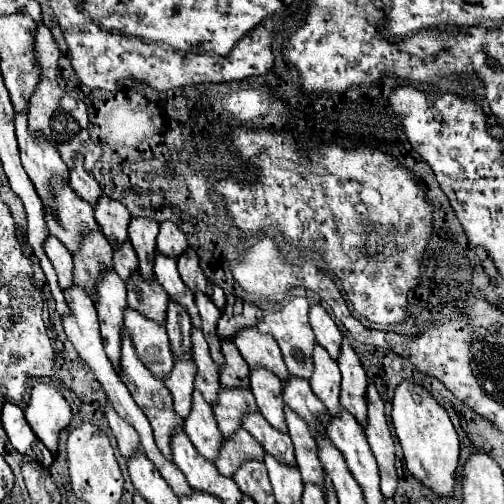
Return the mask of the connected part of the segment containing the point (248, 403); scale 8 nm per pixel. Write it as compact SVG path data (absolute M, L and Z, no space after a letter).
M224 387L218 393L218 401L216 405L212 405L216 423L222 431L224 437L230 437L242 423L242 415L248 411L254 411L256 403L254 403L254 395L250 389L246 387Z

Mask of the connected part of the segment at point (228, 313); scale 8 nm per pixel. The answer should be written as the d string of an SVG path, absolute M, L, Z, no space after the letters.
M228 295L226 297L226 307L218 319L218 337L220 339L230 339L240 327L250 327L250 325L256 325L262 315L260 313L250 313L250 309L242 309L242 313L236 313L236 297Z

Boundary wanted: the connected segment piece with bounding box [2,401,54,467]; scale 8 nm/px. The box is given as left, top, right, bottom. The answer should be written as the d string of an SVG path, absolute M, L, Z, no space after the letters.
M8 401L4 403L2 427L18 453L26 455L32 461L42 463L44 467L48 467L54 461L54 455L48 451L48 447L38 443L38 437L34 435L34 431L30 431L30 425L26 423L22 409L16 407L14 403L8 403Z

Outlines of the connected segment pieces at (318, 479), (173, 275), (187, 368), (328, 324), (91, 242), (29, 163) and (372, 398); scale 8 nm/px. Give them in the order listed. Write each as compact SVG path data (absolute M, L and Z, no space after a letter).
M284 407L284 417L286 417L288 433L294 443L296 465L302 473L302 479L308 483L316 483L324 489L324 469L318 461L316 441L310 433L308 423L304 423L304 419L300 419L300 415L296 415L296 411L292 411L290 407Z
M156 251L156 259L154 259L154 275L156 279L162 283L162 287L168 291L170 299L178 301L180 305L186 307L186 311L192 317L192 325L200 327L200 315L196 311L196 303L194 303L194 295L192 291L188 291L188 287L184 287L184 281L178 275L176 269L176 259L168 257L168 255L160 255Z
M188 355L174 357L174 367L166 375L164 385L170 389L174 397L174 411L186 419L192 405L192 391L194 391L194 375L196 367Z
M310 305L310 327L316 335L316 341L330 353L332 359L338 359L340 353L340 343L342 343L342 333L332 321L332 317L326 313L322 305Z
M100 229L82 235L80 247L74 253L74 283L84 285L94 297L94 285L104 267L112 267L112 245Z
M16 113L14 123L16 123L16 137L18 137L18 147L20 147L20 157L22 165L34 183L42 203L48 207L52 203L52 193L48 189L48 179L54 175L60 175L62 179L68 179L68 167L62 161L60 153L50 141L44 141L40 131L32 133L28 129L28 113Z
M368 383L366 391L366 405L368 405L368 421L364 425L366 439L370 449L378 461L380 471L380 491L384 497L392 497L396 491L396 455L394 455L394 439L384 415L384 401L380 399L374 383Z

